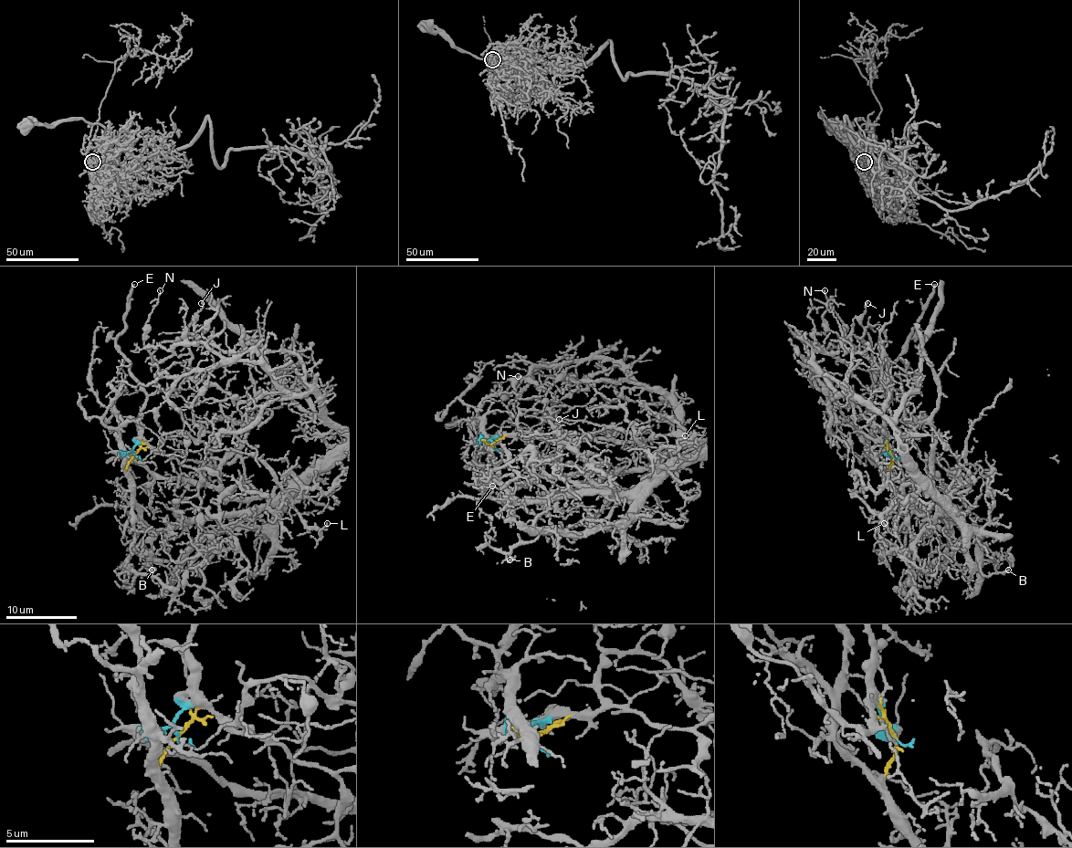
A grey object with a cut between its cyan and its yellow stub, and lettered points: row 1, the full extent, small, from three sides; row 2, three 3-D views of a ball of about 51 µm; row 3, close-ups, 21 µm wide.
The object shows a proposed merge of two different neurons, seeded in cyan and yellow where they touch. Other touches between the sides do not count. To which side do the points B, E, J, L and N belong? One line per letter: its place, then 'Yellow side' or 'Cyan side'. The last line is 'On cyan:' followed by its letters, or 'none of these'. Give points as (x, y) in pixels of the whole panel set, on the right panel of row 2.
B: Place: (1008, 570). Yellow side
E: Place: (934, 284). Cyan side
J: Place: (867, 303). Cyan side
L: Place: (884, 523). Yellow side
N: Place: (825, 290). Cyan side
On cyan: E, J, N

